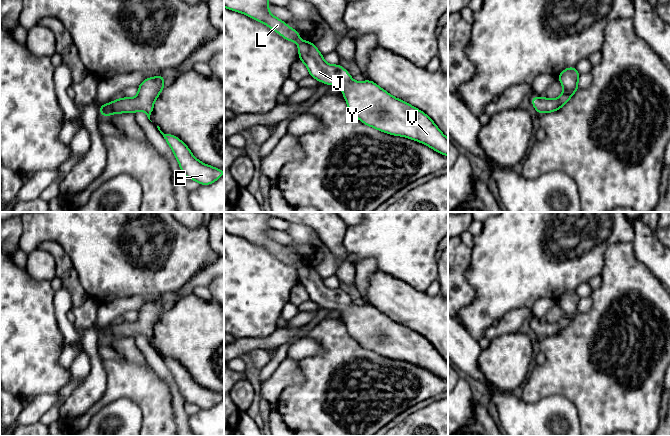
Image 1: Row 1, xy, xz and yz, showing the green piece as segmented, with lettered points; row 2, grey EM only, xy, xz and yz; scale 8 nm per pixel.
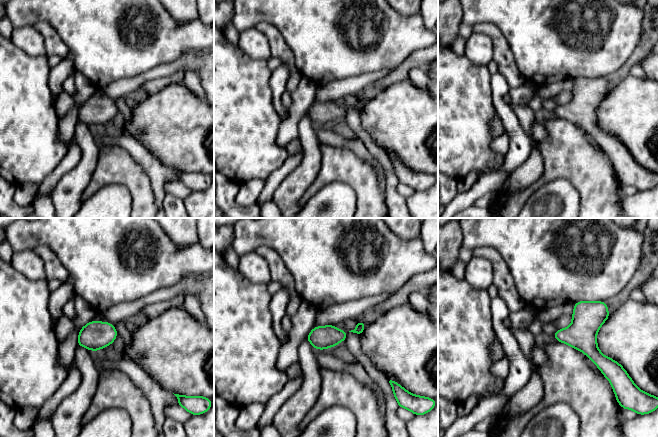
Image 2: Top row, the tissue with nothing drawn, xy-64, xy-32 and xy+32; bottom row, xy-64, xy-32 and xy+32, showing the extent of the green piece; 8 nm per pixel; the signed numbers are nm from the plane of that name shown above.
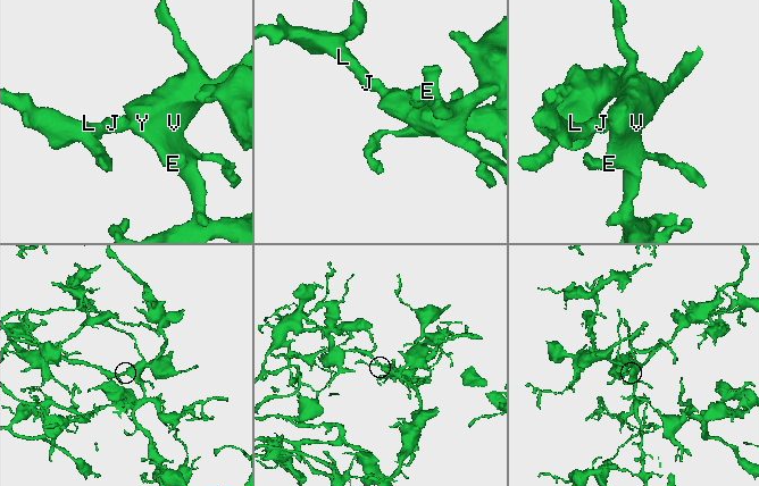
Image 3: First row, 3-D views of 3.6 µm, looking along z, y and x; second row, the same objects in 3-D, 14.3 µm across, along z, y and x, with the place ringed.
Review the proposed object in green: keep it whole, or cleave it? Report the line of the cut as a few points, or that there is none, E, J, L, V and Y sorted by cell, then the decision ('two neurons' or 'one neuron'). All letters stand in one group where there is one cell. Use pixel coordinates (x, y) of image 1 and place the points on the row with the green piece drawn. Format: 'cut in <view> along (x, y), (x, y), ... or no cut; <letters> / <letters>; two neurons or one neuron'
no cut; E J L V Y; one neuron

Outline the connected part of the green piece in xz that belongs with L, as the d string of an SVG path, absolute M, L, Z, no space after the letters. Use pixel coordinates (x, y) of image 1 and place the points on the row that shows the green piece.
M224 0L225 8L245 14L258 22L264 23L284 39L297 42L299 60L306 65L309 70L309 75L321 83L340 87L348 109L363 124L390 135L403 136L416 140L419 143L429 146L434 151L448 156L448 139L428 115L414 106L390 95L371 80L367 79L363 82L354 81L349 72L340 64L330 65L326 63L323 58L324 55L320 53L314 43L301 41L300 33L297 30L292 29L284 21L273 16L268 11L270 5L268 0Z

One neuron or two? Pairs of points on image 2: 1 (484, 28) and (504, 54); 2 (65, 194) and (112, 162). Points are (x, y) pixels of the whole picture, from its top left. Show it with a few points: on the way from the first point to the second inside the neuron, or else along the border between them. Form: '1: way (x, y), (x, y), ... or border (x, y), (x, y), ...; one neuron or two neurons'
1: way (491, 33), (499, 41), (501, 47); one neuron
2: border (100, 153), (93, 175), (81, 196); two neurons

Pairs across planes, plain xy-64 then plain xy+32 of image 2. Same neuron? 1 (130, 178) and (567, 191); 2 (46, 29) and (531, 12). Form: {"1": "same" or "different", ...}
{"1": "different", "2": "different"}

